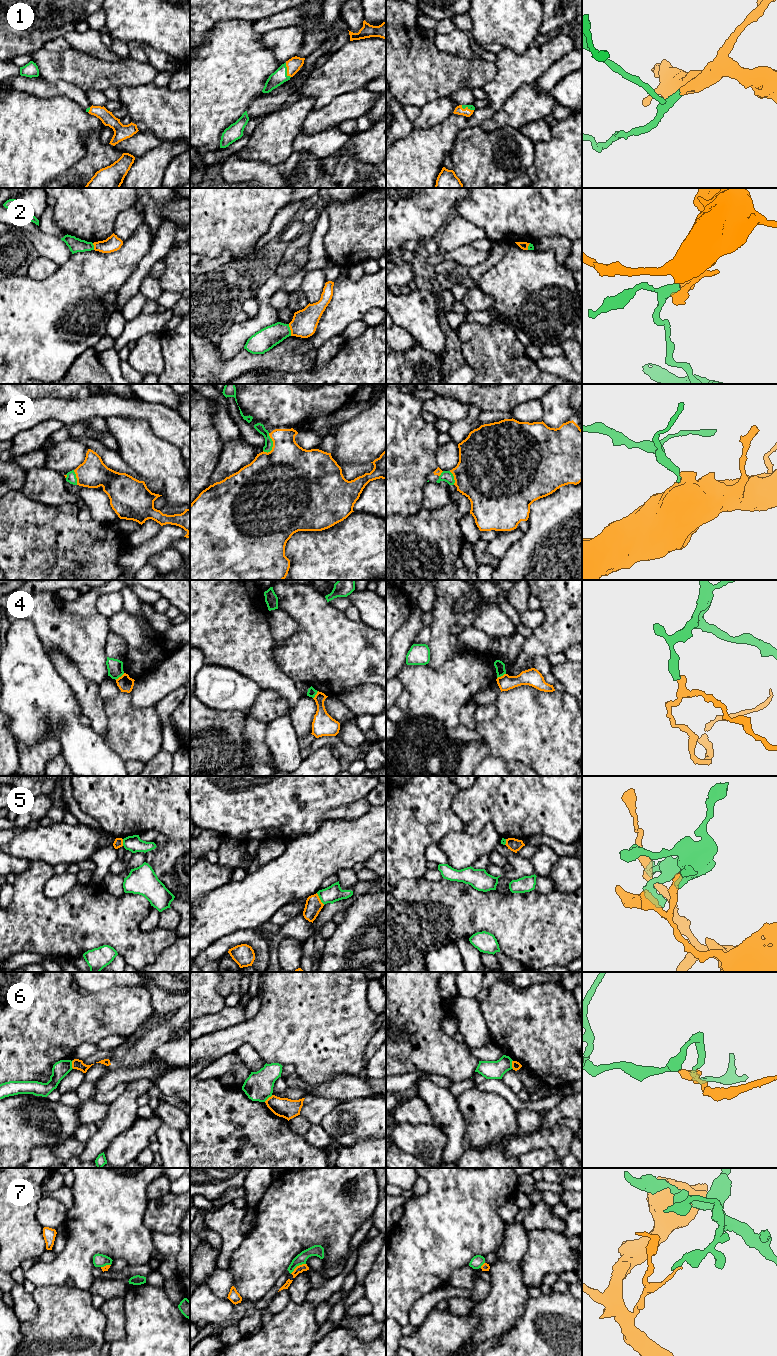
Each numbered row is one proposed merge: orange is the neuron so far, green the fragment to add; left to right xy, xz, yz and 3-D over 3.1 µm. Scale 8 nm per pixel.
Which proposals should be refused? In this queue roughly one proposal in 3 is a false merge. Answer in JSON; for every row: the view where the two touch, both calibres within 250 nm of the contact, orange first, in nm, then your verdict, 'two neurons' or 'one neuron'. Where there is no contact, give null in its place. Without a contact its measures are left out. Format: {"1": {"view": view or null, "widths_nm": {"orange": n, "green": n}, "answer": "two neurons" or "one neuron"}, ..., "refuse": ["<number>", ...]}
{"1": {"view": "xz", "widths_nm": {"orange": 120, "green": 120}, "answer": "one neuron"}, "2": {"view": "xz", "widths_nm": {"orange": 200, "green": 180}, "answer": "two neurons"}, "3": {"view": "xz", "widths_nm": {"orange": 420, "green": 70}, "answer": "one neuron"}, "4": {"view": "xy", "widths_nm": {"orange": 120, "green": 130}, "answer": "two neurons"}, "5": {"view": "xz", "widths_nm": {"orange": 140, "green": 140}, "answer": "two neurons"}, "6": {"view": "xy", "widths_nm": {"orange": 80, "green": 130}, "answer": "two neurons"}, "7": {"view": "xz", "widths_nm": {"orange": 60, "green": 100}, "answer": "two neurons"}, "refuse": ["2", "4", "5", "6", "7"]}

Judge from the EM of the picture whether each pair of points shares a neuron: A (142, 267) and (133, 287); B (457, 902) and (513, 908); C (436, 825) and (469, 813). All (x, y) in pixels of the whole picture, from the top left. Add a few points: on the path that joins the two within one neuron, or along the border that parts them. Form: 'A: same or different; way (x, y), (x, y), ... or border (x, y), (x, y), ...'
A: same; way (141, 272), (134, 282)
B: same; way (471, 908), (499, 908)
C: different; border (455, 794), (452, 810), (462, 821), (463, 830)

